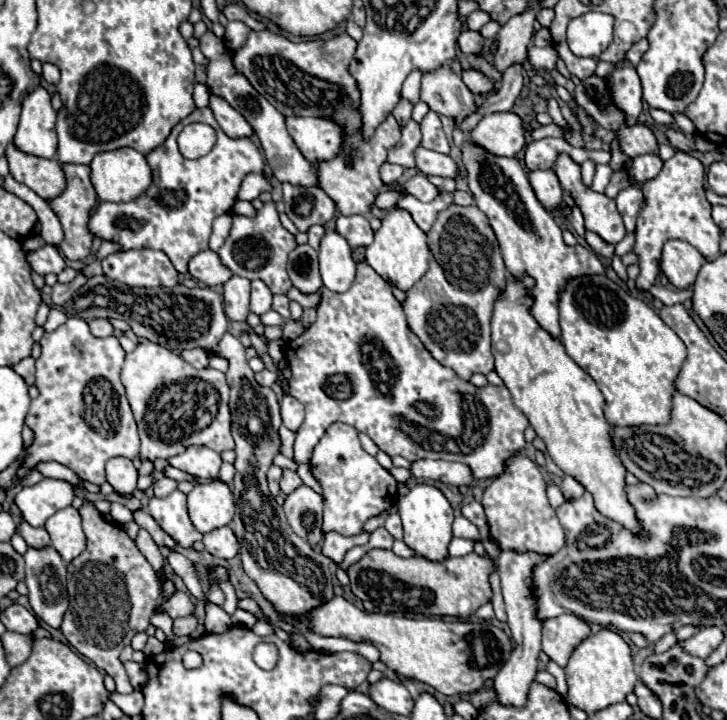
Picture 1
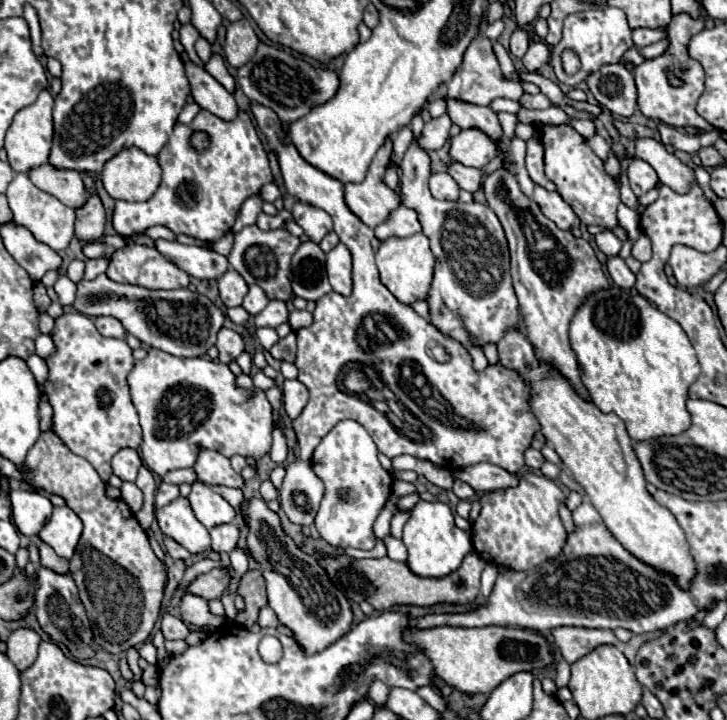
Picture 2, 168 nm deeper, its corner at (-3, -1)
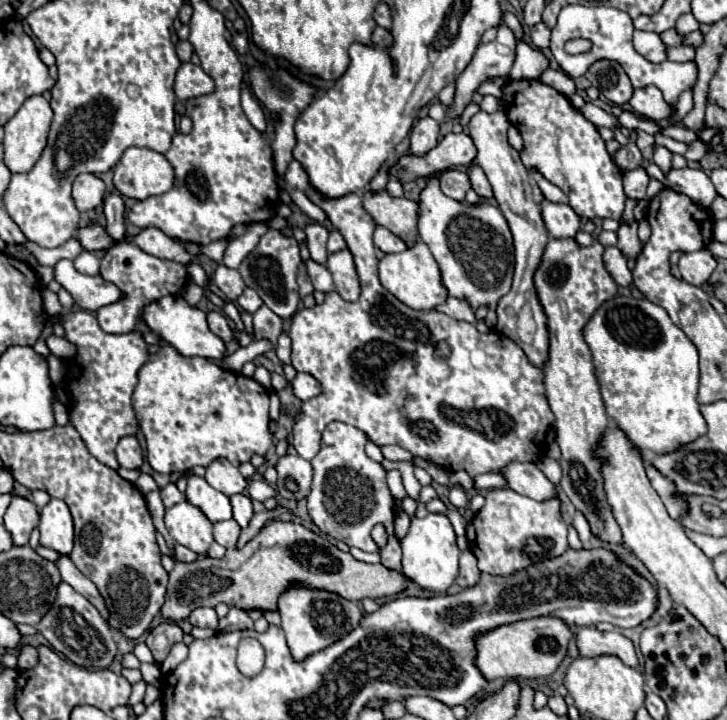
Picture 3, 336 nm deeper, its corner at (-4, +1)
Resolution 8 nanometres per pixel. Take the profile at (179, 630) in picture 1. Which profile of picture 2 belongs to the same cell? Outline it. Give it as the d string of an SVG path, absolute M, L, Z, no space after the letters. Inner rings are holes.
M165 614L161 618L161 632L165 640L183 640L189 634L189 628L179 618Z

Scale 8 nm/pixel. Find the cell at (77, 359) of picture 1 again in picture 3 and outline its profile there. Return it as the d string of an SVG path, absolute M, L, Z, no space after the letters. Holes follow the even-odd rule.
M64 312L60 316L64 338L76 346L76 356L68 358L68 394L70 424L80 434L88 452L108 468L120 468L114 448L120 438L138 432L138 422L130 404L130 396L138 382L138 370L148 360L142 334L106 334L92 312Z

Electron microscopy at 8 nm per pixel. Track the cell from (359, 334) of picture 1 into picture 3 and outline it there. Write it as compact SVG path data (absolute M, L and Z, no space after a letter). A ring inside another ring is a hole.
M296 160L288 164L284 178L288 190L302 190L318 208L326 212L332 226L344 236L354 256L362 288L356 302L346 302L338 292L328 292L322 304L310 310L302 308L292 316L292 366L298 372L314 376L322 388L322 394L302 402L294 416L292 446L298 456L312 460L320 450L322 430L330 422L342 420L366 432L378 446L396 444L446 470L466 470L470 476L500 470L508 462L536 462L542 454L546 432L554 424L554 414L544 396L542 370L532 366L524 350L520 350L520 346L510 338L502 334L480 334L474 324L454 320L436 310L412 310L384 290L378 280L378 258L372 244L376 226L362 208L360 192L328 198L308 182L306 170ZM430 340L446 340L452 348L450 358L436 360L432 356Z

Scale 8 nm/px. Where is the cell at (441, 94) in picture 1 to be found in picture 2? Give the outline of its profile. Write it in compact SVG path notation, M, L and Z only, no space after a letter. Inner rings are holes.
M447 98L447 112L459 128L477 128L483 134L487 134L491 140L499 144L499 152L505 152L505 140L503 140L503 130L497 120L497 114L487 108L487 106L475 106L459 100L449 100Z

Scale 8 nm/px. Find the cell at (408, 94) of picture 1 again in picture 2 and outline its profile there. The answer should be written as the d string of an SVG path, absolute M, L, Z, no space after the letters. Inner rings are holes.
M421 114L413 118L409 128L413 130L413 140L401 162L401 198L407 208L417 212L423 234L429 238L431 252L435 256L435 276L427 298L431 316L435 316L441 306L457 306L463 318L461 328L467 330L467 338L461 340L465 348L469 348L471 344L483 346L487 342L497 342L519 320L517 296L509 274L509 248L505 242L503 226L495 212L485 204L443 202L431 196L427 186L427 180L431 176L431 158L427 150L423 150L417 142L423 130Z

